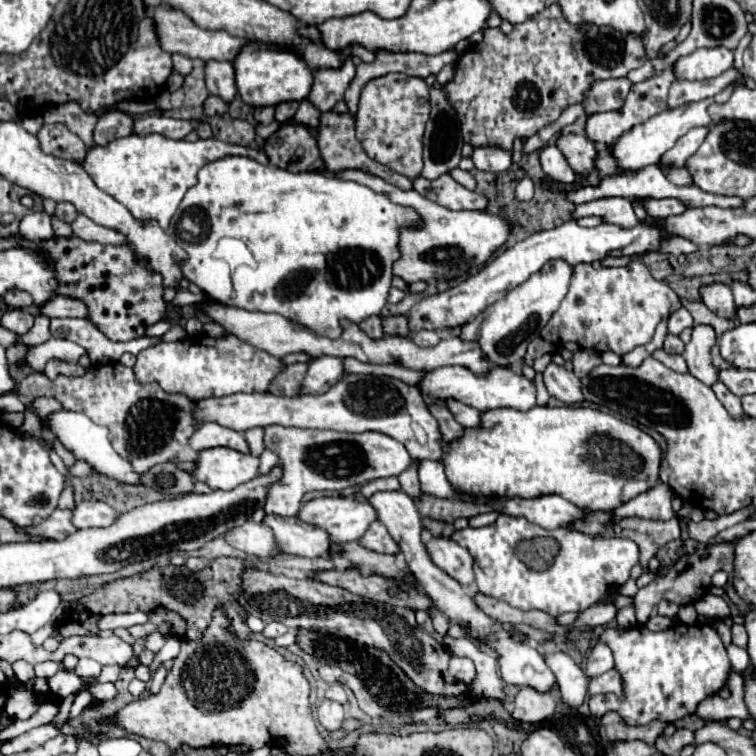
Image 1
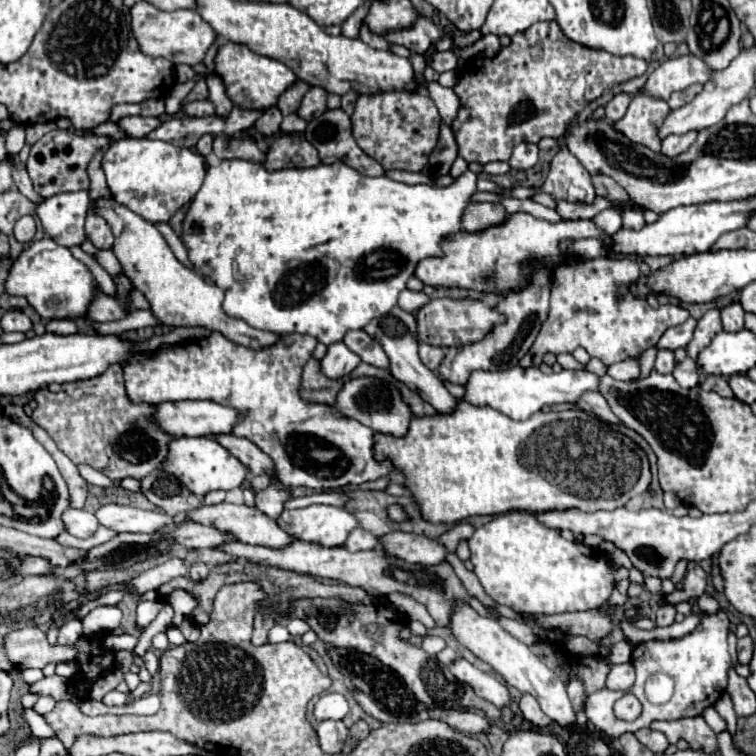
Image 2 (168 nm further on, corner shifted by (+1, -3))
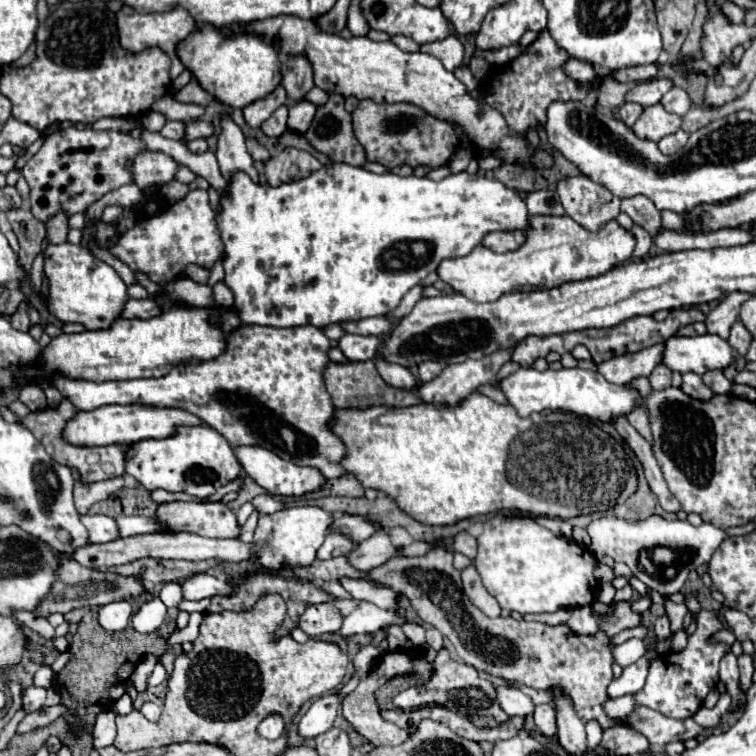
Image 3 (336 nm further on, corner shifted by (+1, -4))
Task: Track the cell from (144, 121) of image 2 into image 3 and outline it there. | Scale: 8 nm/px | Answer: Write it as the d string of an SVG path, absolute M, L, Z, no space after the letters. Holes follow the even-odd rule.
M166 122L164 128L160 130L160 134L164 138L172 138L172 140L182 140L182 132L184 132L184 124L182 122Z

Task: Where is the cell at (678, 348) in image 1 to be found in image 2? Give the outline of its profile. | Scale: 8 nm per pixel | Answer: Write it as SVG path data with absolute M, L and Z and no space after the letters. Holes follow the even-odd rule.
M658 351L656 355L656 371L658 373L670 373L670 351Z

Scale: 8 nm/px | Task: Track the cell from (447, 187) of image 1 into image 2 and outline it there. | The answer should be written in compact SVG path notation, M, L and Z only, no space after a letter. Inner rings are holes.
M472 203L472 205L468 205L468 209L466 209L464 217L462 217L462 223L464 223L466 231L476 233L476 231L482 231L482 229L504 223L506 217L508 217L508 213L506 213L506 209L502 205Z

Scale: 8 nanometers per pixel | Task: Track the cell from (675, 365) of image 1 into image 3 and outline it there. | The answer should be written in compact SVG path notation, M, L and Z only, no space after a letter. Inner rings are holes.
M688 372L688 374L682 374L682 390L688 394L688 396L694 396L698 400L708 400L712 396L710 388L706 388L702 384L702 378L694 372Z

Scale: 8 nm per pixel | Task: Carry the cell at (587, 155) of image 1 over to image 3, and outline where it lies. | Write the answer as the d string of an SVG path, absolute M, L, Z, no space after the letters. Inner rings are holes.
M630 196L622 198L622 212L626 212L634 224L642 226L646 232L656 234L660 230L660 212L654 208L654 204L644 196Z

